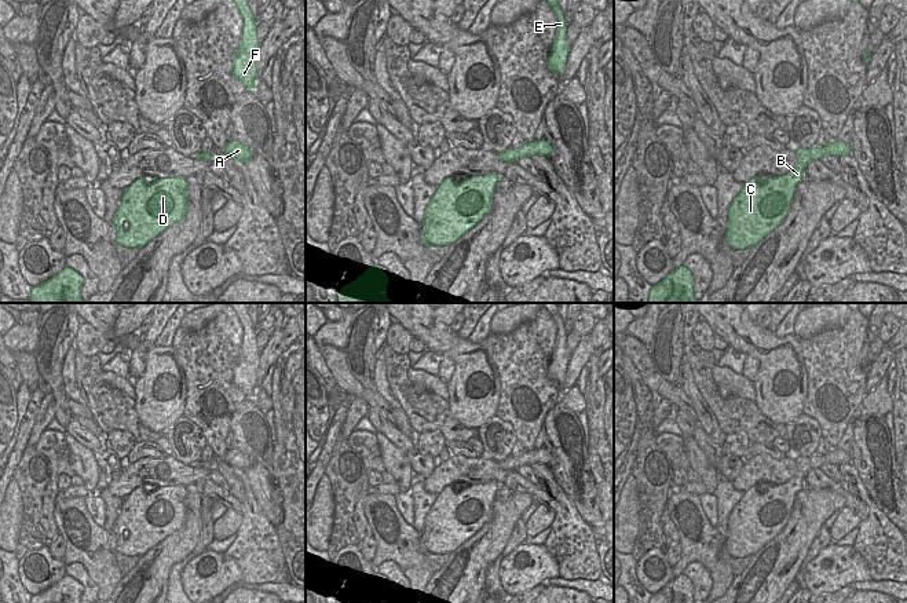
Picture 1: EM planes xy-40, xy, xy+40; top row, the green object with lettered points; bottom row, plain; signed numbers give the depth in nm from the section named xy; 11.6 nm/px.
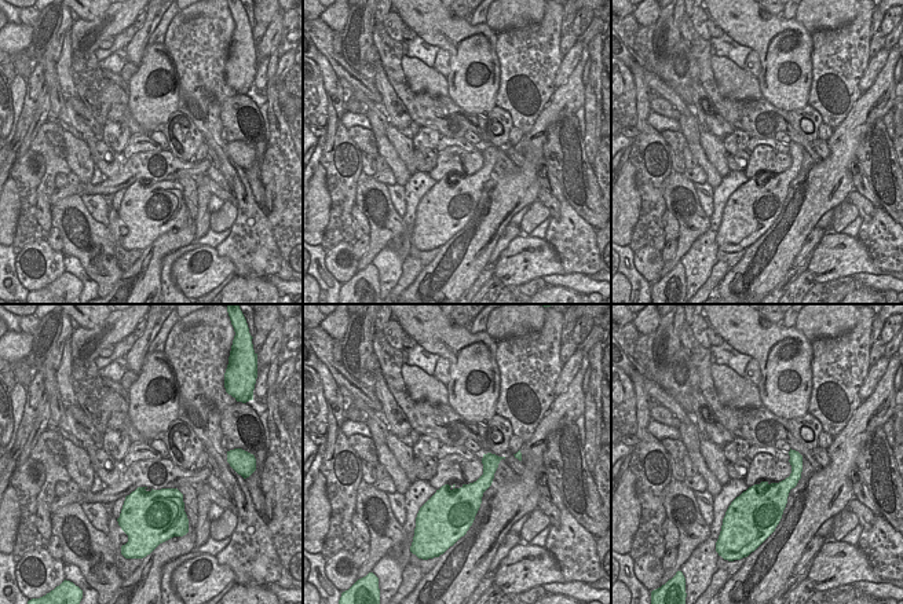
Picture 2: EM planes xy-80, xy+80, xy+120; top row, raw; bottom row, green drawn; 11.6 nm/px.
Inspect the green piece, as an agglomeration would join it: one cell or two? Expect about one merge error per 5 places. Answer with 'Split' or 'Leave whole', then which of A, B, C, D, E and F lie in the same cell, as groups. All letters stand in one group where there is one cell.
Leave whole. Groups: A B C D E F.

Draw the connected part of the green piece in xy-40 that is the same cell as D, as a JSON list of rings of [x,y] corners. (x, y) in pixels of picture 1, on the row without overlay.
[[[164,486],[149,490],[136,487],[124,498],[113,526],[116,552],[142,556],[172,533],[183,529],[187,518],[186,486]]]

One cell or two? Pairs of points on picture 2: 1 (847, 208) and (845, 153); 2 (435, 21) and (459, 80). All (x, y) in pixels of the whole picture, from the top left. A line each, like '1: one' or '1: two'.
1: two
2: one

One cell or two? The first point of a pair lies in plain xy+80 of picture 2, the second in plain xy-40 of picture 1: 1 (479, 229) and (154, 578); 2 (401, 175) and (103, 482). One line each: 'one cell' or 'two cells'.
1: one cell
2: two cells

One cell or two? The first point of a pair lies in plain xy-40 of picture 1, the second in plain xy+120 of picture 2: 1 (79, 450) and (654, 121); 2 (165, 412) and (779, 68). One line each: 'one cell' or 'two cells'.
1: two cells
2: one cell

